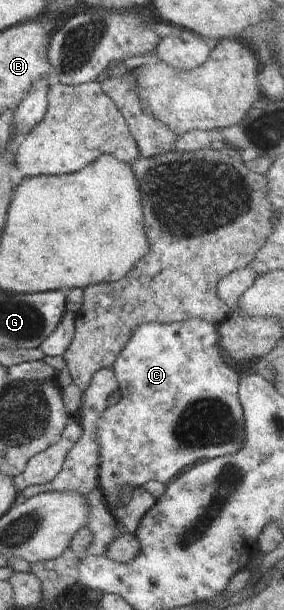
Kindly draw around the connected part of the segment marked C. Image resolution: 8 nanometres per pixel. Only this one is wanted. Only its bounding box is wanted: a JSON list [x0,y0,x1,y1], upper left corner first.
[97,320,245,512]

